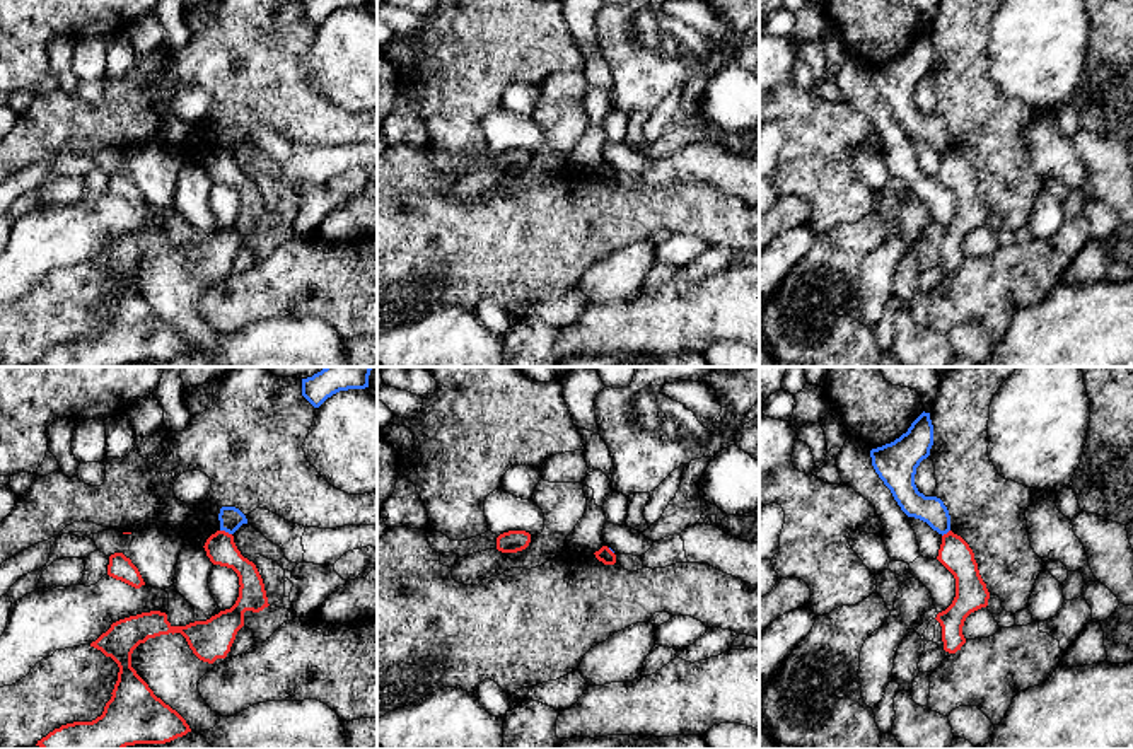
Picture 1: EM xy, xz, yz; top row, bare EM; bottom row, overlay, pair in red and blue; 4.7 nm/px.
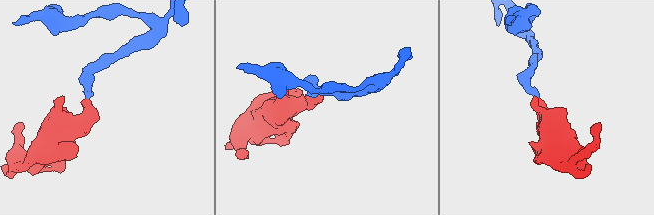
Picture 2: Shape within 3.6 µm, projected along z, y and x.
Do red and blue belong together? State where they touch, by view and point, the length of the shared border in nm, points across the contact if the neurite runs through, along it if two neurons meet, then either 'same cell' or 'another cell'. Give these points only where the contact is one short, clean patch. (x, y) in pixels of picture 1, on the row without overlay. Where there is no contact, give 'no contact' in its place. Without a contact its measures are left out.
xy (224, 149) | 60 nm | along xy (220, 147), (231, 152) | another cell

